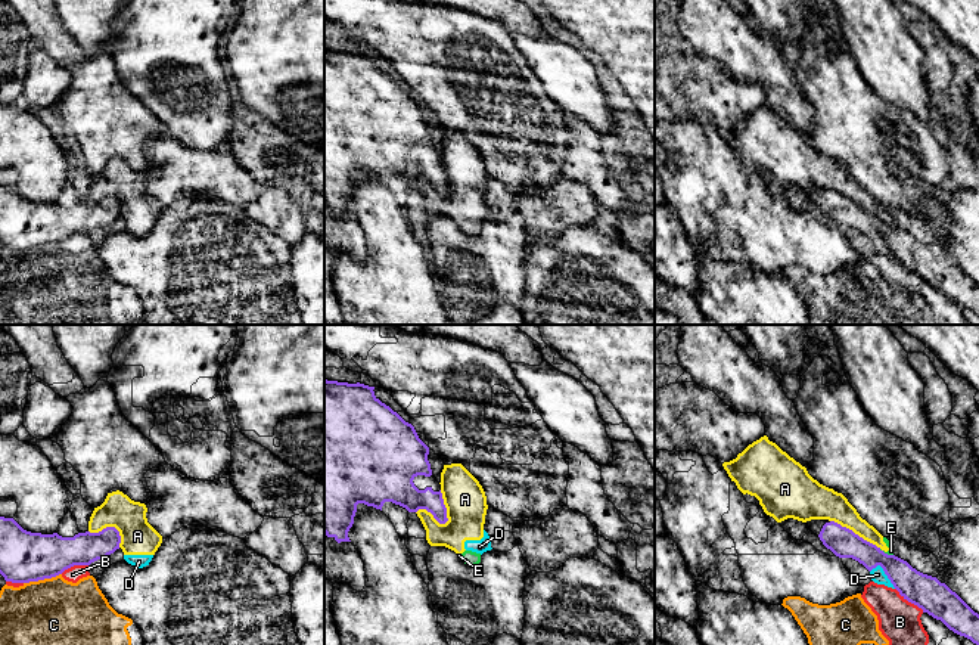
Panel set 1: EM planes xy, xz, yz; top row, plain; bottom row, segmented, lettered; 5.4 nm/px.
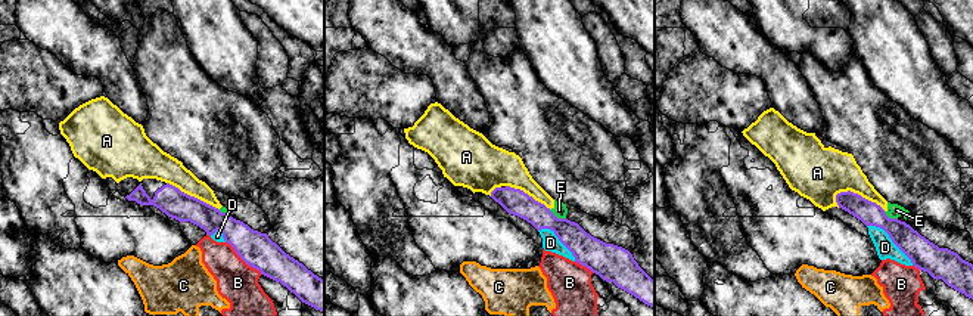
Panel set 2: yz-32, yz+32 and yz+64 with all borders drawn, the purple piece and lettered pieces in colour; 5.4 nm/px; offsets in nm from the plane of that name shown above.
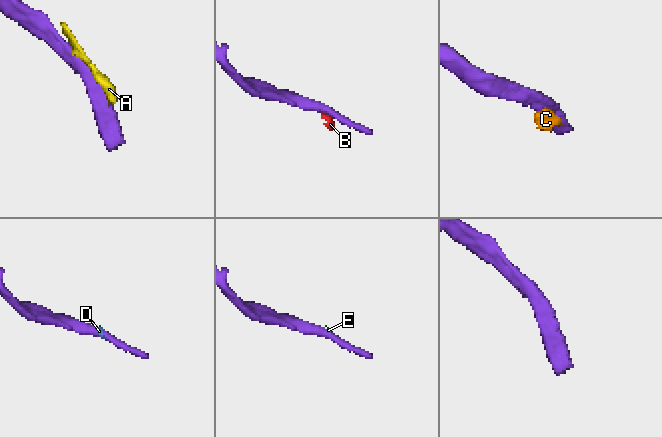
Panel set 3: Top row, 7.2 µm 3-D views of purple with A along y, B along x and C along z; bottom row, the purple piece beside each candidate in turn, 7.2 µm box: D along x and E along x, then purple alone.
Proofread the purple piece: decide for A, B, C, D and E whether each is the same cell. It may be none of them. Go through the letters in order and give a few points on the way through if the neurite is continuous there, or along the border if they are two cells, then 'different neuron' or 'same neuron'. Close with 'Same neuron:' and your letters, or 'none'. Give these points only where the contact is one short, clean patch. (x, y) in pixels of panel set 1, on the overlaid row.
A: different neuron
B: different neuron
C: different neuron
D: border yz (870, 570), (879, 566), (895, 588); different neuron
E: border yz (879, 549), (892, 555); different neuron
Same neuron: none

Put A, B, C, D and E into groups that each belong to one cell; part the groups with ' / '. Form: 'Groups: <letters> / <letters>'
Groups: A D E / B C

